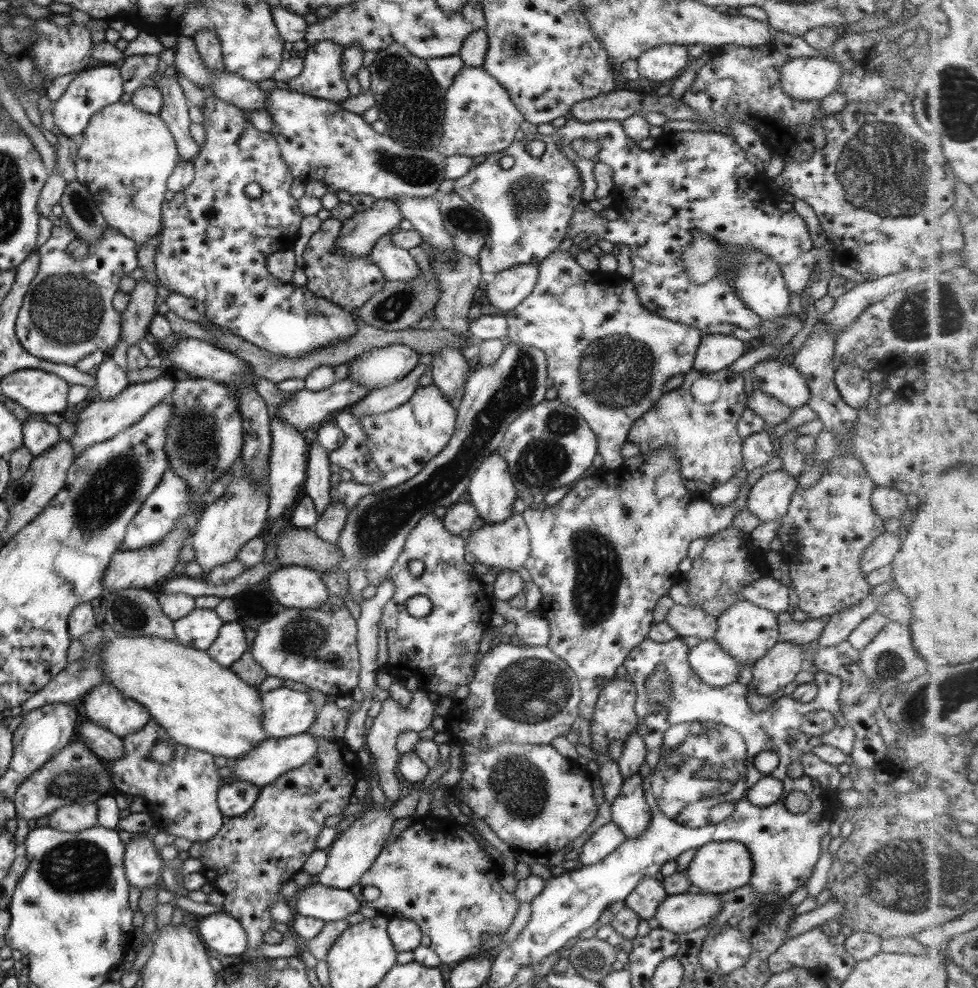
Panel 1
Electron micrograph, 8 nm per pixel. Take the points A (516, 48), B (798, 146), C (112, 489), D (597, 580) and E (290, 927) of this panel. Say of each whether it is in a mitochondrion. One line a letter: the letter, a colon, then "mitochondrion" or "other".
A: mitochondrion
B: other
C: mitochondrion
D: mitochondrion
E: other

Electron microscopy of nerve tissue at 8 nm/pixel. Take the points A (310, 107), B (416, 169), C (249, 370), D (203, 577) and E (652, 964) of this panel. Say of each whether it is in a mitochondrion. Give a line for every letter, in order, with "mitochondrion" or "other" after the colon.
A: other
B: mitochondrion
C: other
D: other
E: other

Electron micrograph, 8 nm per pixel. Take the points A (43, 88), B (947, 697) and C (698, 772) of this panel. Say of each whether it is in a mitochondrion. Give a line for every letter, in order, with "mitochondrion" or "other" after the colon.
A: other
B: mitochondrion
C: mitochondrion

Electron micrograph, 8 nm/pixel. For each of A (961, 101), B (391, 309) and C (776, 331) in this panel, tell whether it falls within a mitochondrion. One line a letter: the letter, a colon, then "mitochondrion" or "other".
A: mitochondrion
B: mitochondrion
C: mitochondrion

